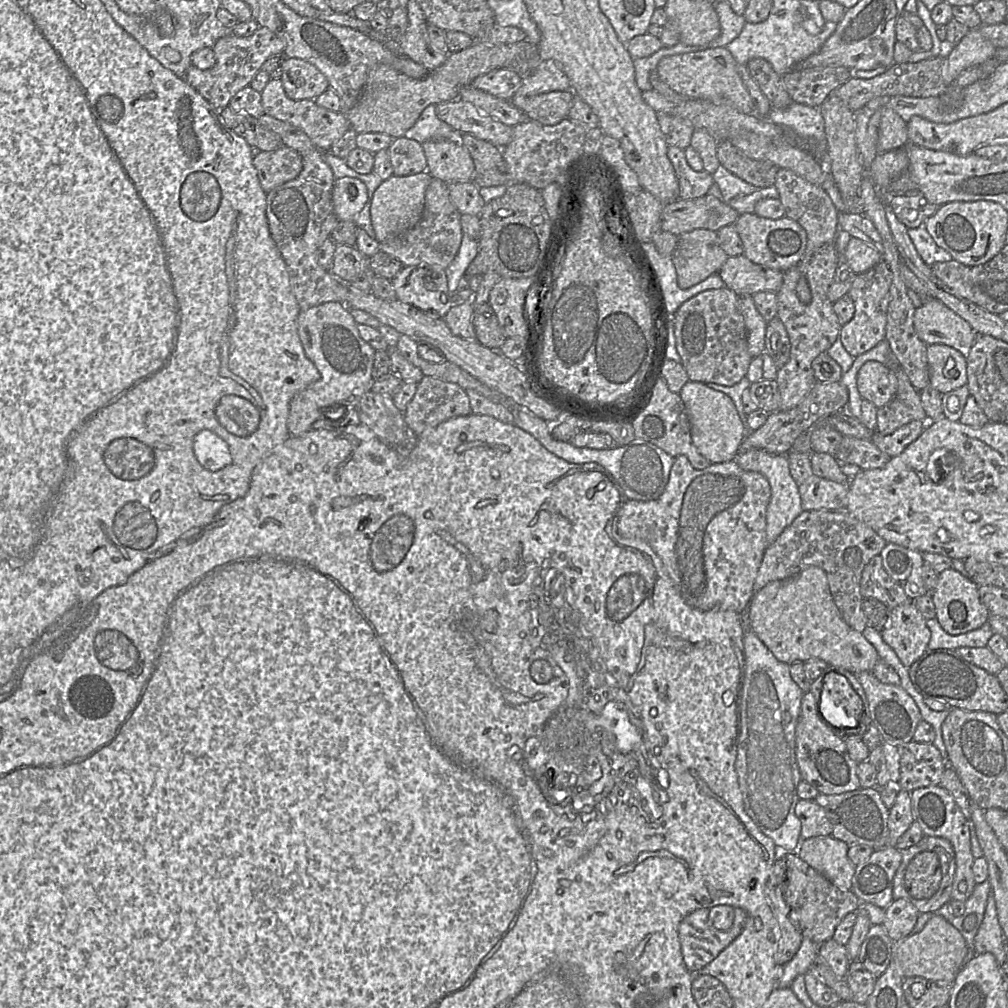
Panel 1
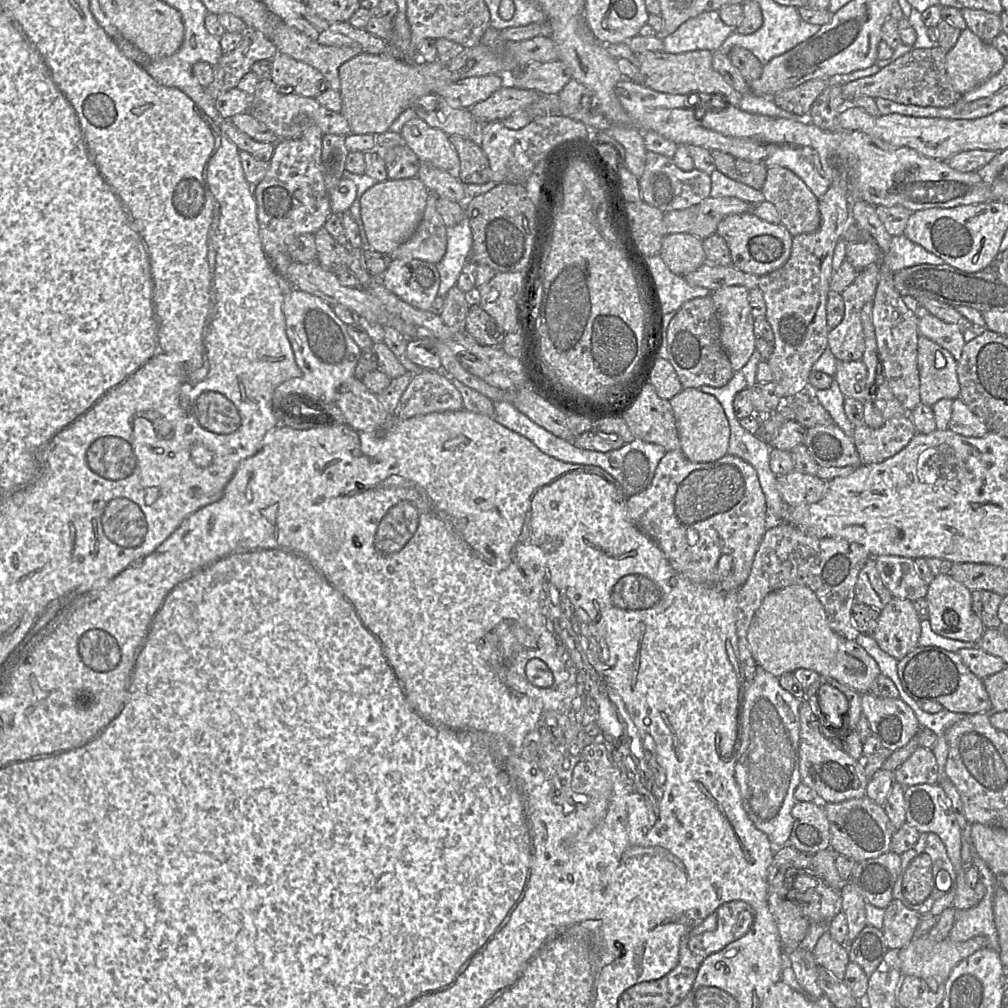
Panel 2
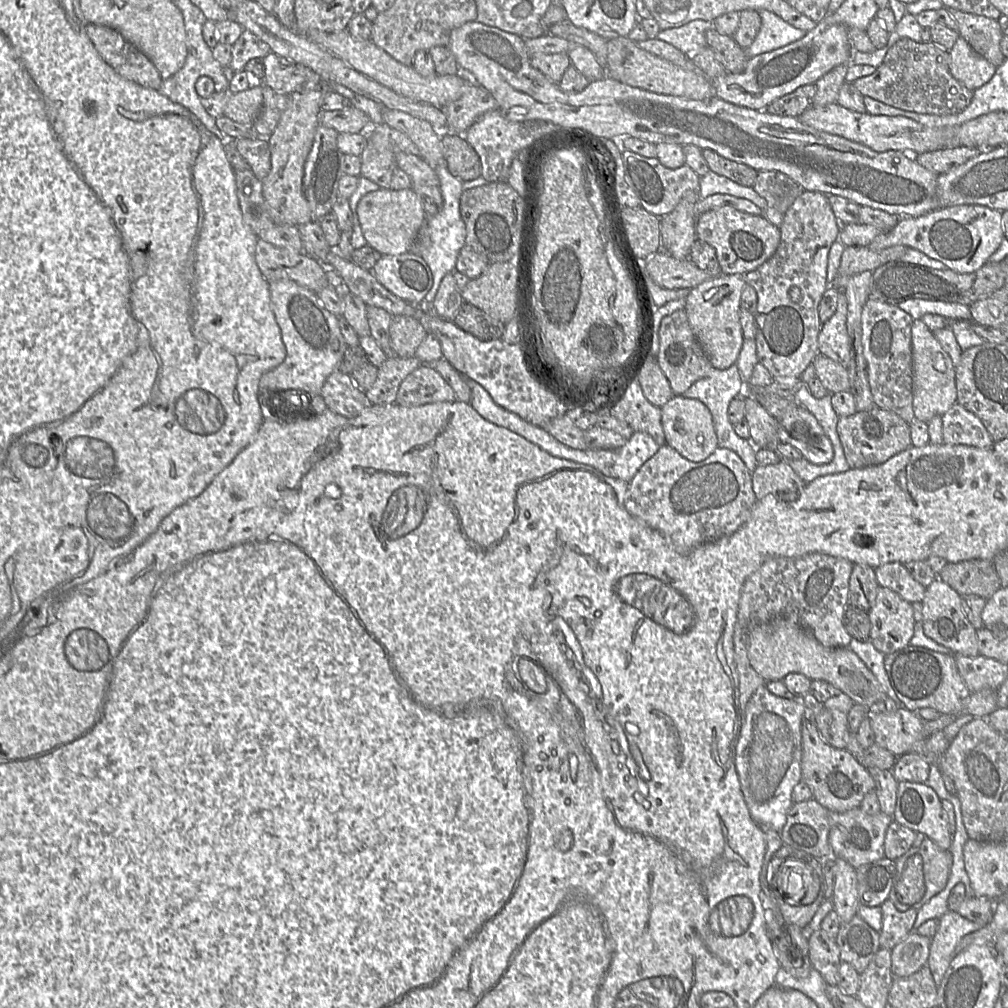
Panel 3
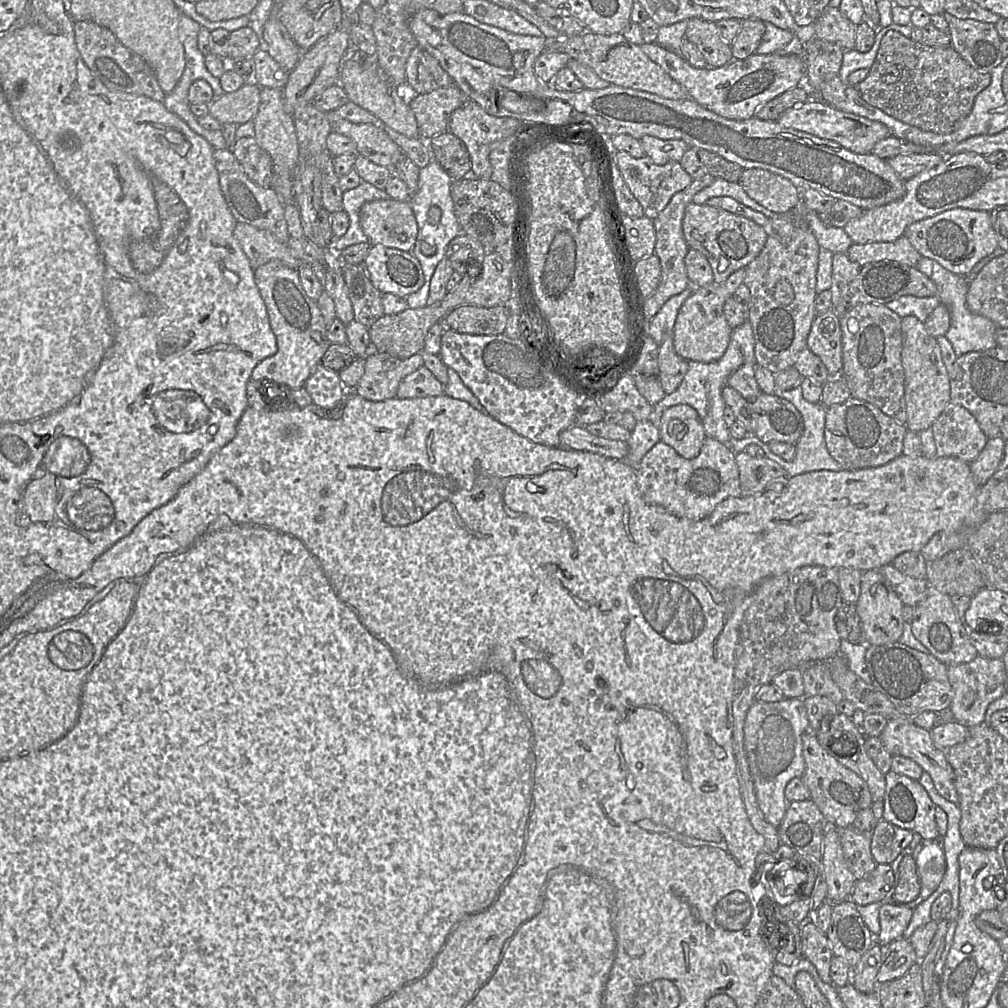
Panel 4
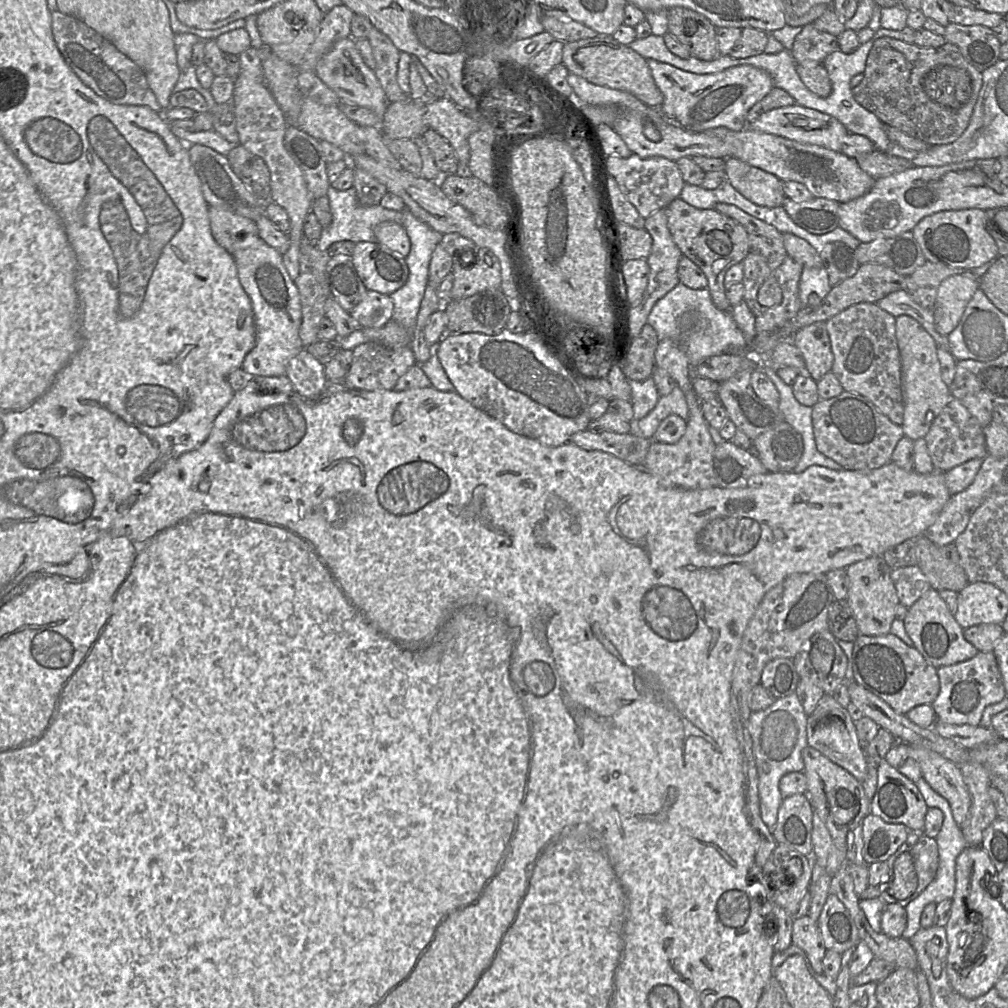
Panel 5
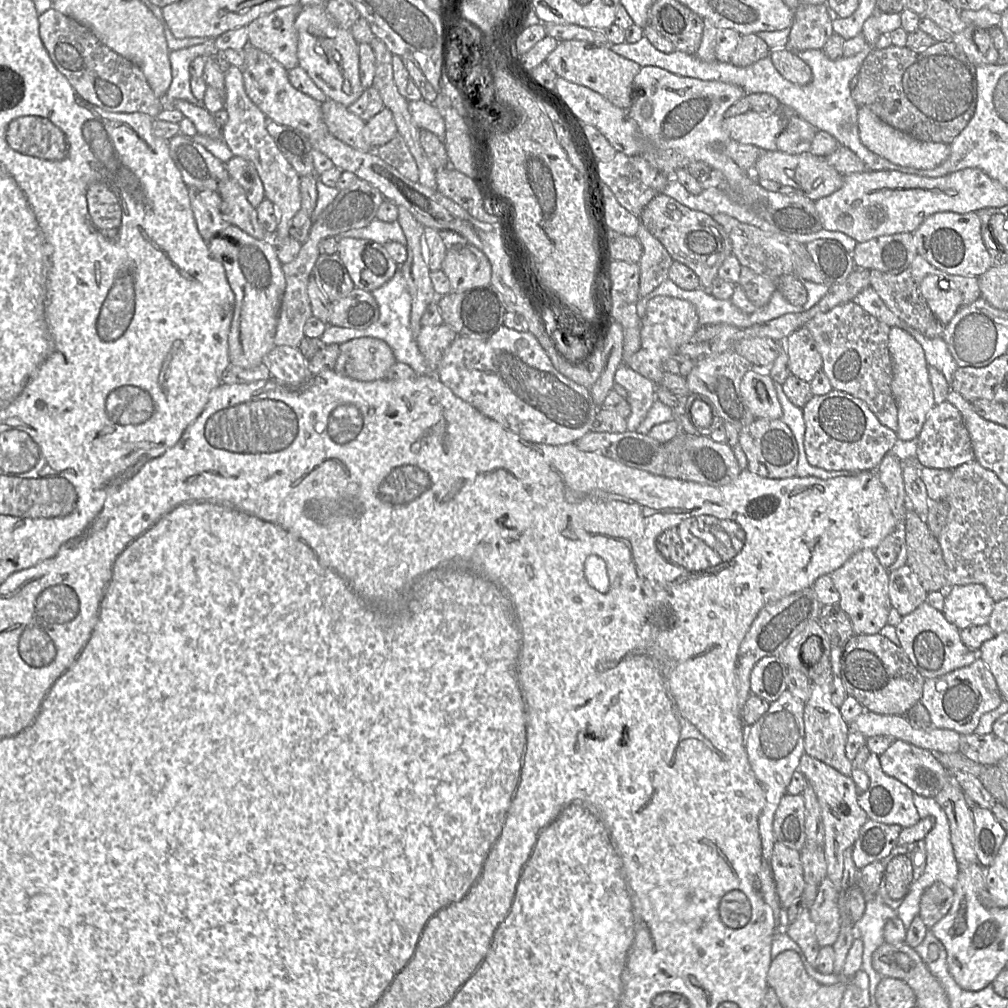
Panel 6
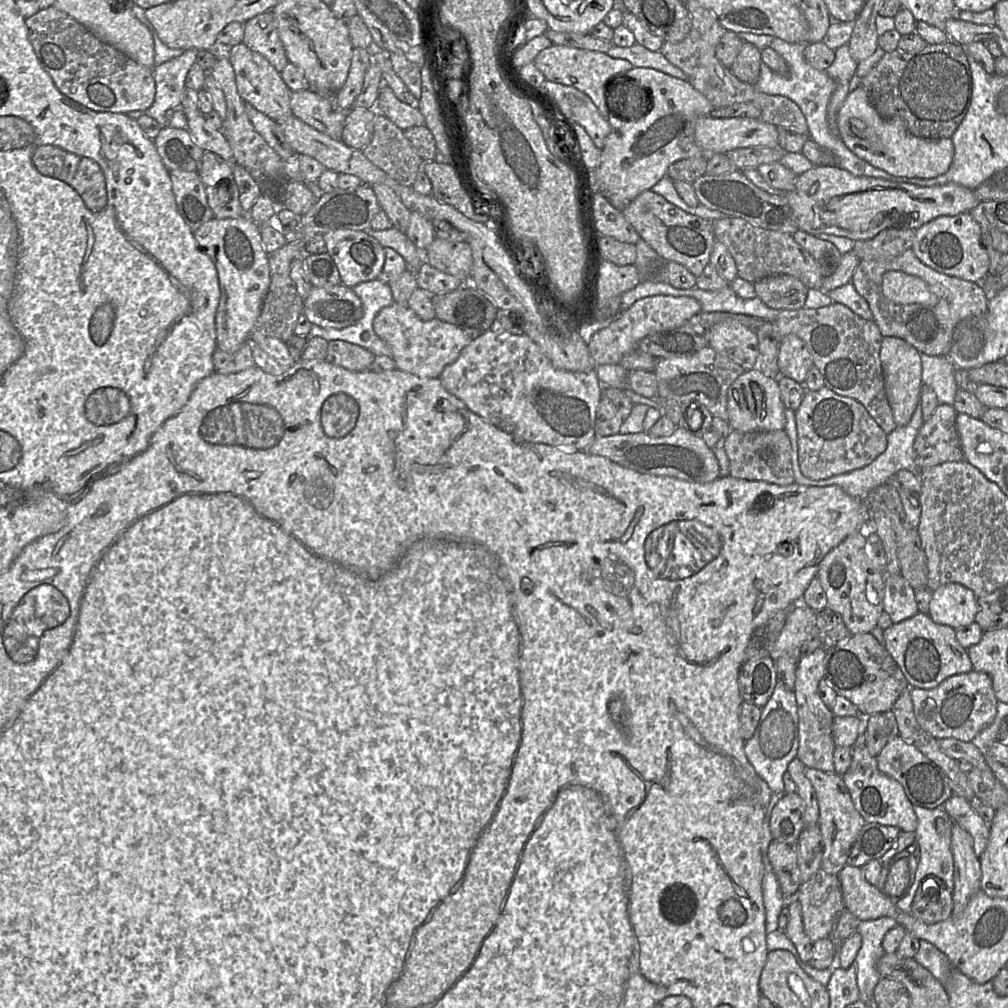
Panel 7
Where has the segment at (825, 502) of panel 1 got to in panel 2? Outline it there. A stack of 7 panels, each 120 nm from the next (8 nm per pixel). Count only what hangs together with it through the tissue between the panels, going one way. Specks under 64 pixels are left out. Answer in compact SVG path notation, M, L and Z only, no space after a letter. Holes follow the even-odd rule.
M797 470L777 477L779 492L789 506L818 502L826 494L828 482Z

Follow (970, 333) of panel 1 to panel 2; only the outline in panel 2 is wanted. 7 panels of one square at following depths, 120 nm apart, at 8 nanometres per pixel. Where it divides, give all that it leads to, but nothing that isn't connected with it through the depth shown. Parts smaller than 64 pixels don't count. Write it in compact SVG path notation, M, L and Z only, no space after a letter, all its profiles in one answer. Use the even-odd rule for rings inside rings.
M931 313L920 317L918 322L919 336L925 336L948 350L957 362L966 344L963 331L958 325L945 322Z

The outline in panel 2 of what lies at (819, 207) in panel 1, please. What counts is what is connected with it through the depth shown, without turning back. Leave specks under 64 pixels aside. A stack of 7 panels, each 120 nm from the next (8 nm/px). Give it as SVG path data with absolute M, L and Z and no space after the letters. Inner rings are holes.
M781 166L767 167L764 185L761 189L766 201L772 203L782 224L792 236L816 231L821 223L819 199L808 188L805 182L791 170Z

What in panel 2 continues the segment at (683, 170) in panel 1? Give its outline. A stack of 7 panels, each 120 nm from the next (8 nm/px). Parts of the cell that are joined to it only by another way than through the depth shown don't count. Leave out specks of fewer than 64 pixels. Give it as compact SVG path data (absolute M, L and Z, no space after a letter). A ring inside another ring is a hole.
M647 152L644 172L638 180L642 201L663 213L686 209L710 197L710 175L698 169L683 171L672 158L653 152Z

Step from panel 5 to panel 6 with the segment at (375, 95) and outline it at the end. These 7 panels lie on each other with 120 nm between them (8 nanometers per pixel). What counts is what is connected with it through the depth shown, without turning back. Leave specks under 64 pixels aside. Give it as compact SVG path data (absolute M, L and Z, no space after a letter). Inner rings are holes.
M325 5L302 6L294 25L298 38L298 66L306 71L328 99L344 106L349 106L355 102L362 95L365 88L361 85L359 77L358 44L350 30L339 27L332 20L325 10Z

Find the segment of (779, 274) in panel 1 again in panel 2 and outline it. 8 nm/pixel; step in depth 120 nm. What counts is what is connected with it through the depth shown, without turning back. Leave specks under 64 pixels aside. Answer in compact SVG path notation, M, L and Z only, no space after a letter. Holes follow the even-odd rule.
M704 263L695 271L684 276L689 285L715 291L728 286L743 286L748 290L758 286L759 277L745 273L732 265L719 266Z

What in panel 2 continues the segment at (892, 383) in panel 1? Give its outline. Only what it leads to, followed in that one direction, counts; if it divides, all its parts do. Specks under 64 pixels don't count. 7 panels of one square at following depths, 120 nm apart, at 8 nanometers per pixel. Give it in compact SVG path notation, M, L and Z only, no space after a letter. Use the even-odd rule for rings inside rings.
M862 360L838 361L837 370L833 379L838 383L839 389L845 397L859 401L867 399L867 367Z

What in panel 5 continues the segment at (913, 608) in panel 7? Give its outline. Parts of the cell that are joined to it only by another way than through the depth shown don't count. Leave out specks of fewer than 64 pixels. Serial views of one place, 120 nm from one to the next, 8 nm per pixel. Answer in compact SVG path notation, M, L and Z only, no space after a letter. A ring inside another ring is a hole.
M918 566L891 569L891 580L901 605L910 608L931 586Z

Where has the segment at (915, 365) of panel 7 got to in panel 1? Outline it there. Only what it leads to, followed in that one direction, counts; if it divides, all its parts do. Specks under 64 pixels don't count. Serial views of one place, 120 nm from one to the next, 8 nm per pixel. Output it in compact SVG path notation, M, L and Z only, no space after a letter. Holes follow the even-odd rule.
M944 344L927 345L929 385L942 395L967 383L966 358Z

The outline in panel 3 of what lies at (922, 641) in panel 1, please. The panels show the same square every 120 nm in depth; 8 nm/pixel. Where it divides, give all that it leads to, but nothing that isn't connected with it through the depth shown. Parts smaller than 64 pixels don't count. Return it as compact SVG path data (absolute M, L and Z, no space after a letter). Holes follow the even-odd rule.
M879 586L868 616L870 642L878 651L887 655L910 645L916 623L912 604L896 592Z

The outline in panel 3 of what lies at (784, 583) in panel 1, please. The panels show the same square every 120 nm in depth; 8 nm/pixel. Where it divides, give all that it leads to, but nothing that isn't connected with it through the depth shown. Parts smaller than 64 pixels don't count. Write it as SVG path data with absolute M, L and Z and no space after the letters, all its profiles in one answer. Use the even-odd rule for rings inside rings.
M780 617L756 626L749 636L748 657L752 667L765 682L783 680L791 672L801 673L810 680L829 682L856 704L867 708L888 696L874 674L849 647L823 646L791 617Z

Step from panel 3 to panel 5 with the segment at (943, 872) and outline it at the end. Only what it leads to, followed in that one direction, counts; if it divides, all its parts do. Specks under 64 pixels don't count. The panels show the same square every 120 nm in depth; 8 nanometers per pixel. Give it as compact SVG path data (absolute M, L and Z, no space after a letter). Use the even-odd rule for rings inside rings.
M910 832L907 840L897 849L894 856L909 852L913 858L918 886L910 899L915 899L934 880L938 868L938 846L934 838L922 833Z

